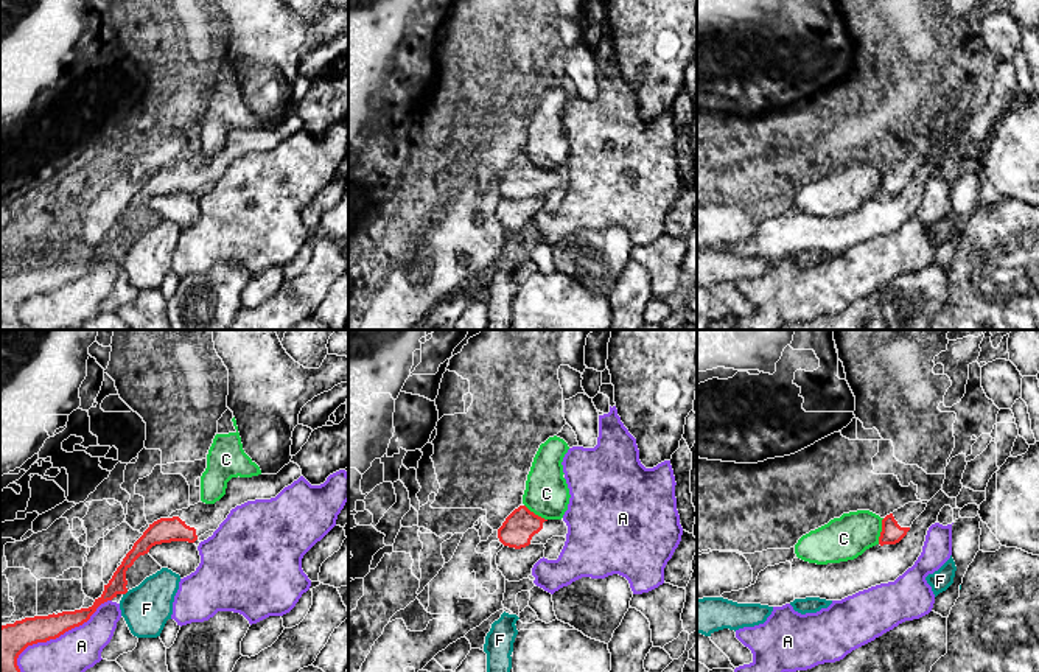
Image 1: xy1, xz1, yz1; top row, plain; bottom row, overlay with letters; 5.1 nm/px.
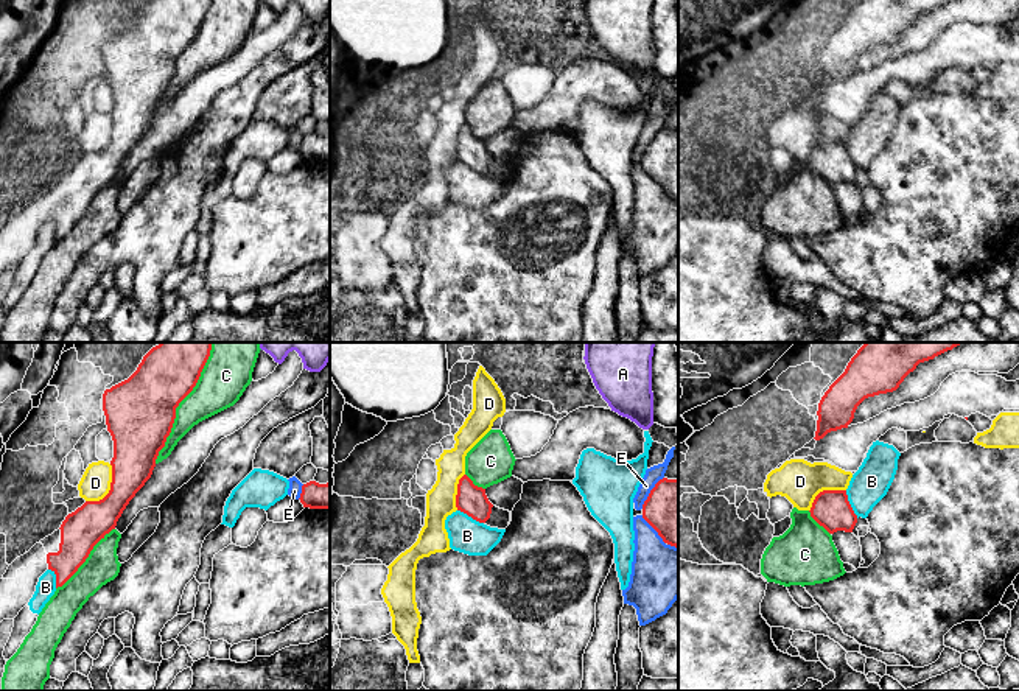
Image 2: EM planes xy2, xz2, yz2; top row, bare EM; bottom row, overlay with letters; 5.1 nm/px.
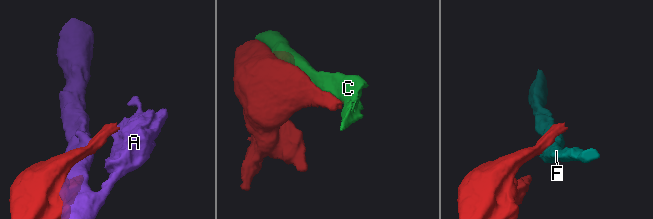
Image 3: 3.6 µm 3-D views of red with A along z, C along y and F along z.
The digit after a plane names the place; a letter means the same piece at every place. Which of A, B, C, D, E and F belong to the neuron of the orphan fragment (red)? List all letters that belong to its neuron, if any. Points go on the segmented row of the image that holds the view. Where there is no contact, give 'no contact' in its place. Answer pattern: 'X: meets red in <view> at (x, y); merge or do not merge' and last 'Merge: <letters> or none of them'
A: meets red in xy1 at (58, 636); do not merge
B: meets red in yz2 at (850, 505); do not merge
C: meets red in xy2 at (179, 402); do not merge
D: meets red in xy2 at (111, 489); do not merge
E: meets red in xz2 at (651, 492); do not merge
F: meets red in xy1 at (125, 593); do not merge
Merge: none of them

